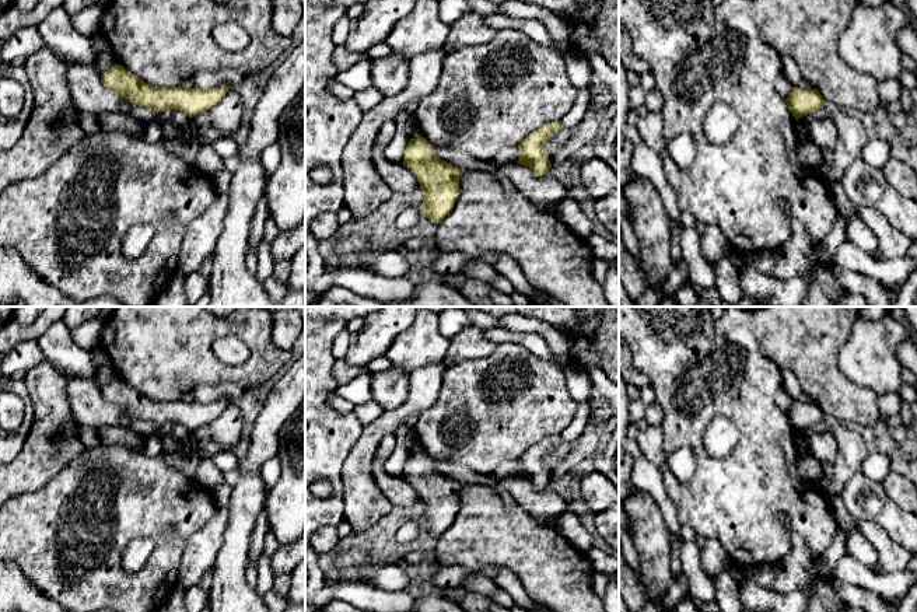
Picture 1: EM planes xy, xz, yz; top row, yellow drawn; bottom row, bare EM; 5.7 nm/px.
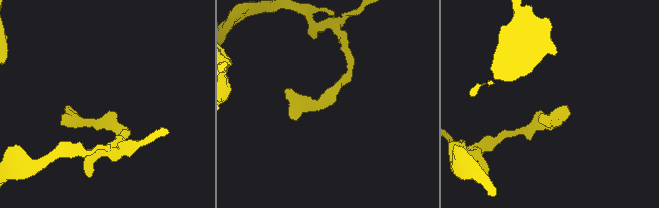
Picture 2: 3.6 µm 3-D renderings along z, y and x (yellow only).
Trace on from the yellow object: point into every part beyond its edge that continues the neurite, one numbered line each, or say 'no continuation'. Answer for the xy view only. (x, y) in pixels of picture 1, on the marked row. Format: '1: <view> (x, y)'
no continuation

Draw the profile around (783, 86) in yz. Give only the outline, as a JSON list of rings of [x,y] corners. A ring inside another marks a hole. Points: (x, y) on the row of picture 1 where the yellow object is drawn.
[[[781,73],[777,78],[776,78],[776,90],[777,92],[781,95],[783,99],[787,99],[792,85],[791,83],[787,80],[787,77],[784,76],[784,73]]]

